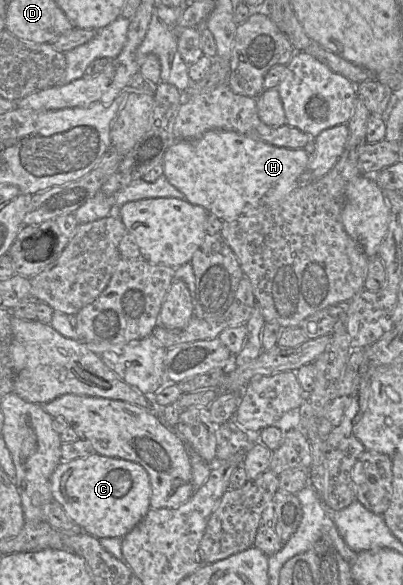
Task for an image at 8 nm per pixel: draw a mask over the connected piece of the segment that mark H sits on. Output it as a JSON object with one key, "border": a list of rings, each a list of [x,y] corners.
{"border":[[[214,129],[198,139],[176,140],[165,152],[163,164],[164,176],[184,194],[188,202],[202,206],[222,221],[231,221],[251,209],[270,206],[282,200],[302,184],[309,158],[310,154],[304,148],[277,147],[237,132]]]}

